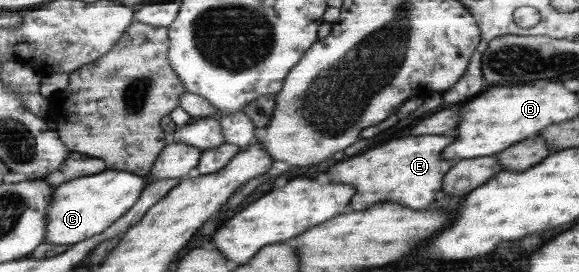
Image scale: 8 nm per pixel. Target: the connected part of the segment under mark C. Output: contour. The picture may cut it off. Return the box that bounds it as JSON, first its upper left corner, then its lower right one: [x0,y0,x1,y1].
[47,171,147,245]

